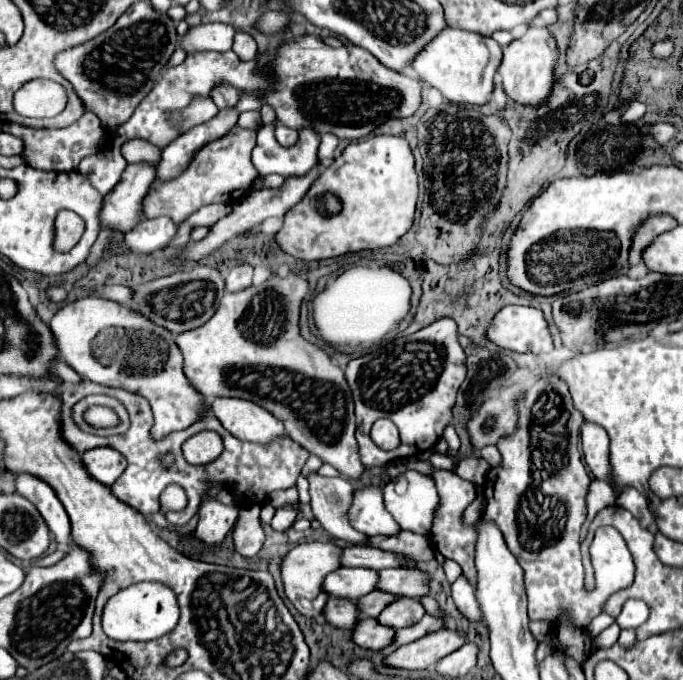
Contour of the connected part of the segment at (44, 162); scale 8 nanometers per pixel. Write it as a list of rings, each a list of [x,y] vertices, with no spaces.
[[[83,113],[79,121],[69,125],[67,129],[25,129],[21,123],[3,123],[3,131],[17,135],[23,139],[23,153],[21,157],[31,167],[47,169],[47,171],[71,171],[77,169],[79,161],[87,155],[103,151],[103,145],[107,143],[109,133],[103,129],[99,117],[95,113]]]

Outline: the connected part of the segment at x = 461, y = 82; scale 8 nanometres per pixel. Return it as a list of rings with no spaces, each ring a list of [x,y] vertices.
[[[445,27],[415,55],[415,59],[411,61],[411,69],[417,73],[419,79],[437,87],[443,97],[453,103],[483,105],[491,99],[493,75],[499,67],[499,59],[501,47],[491,37]]]

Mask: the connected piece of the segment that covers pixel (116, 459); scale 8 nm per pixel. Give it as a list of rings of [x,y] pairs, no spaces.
[[[109,447],[91,449],[81,455],[81,461],[83,461],[83,467],[87,469],[87,473],[95,481],[99,481],[107,487],[111,487],[115,483],[115,479],[127,467],[127,461],[123,461],[123,455],[119,455],[117,451],[111,451]]]

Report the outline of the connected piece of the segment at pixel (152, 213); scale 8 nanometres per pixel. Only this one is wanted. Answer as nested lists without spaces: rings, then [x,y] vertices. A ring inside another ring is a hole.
[[[235,125],[231,133],[227,133],[225,137],[217,141],[211,141],[207,147],[203,147],[195,155],[195,159],[191,161],[191,165],[185,169],[181,177],[167,181],[167,183],[155,183],[151,187],[149,195],[143,201],[145,217],[151,219],[151,217],[167,215],[175,223],[181,223],[183,219],[187,219],[191,213],[195,213],[203,205],[209,205],[209,203],[231,205],[239,201],[251,189],[257,177],[257,169],[251,163],[251,151],[255,147],[255,139],[257,139],[257,131]]]

